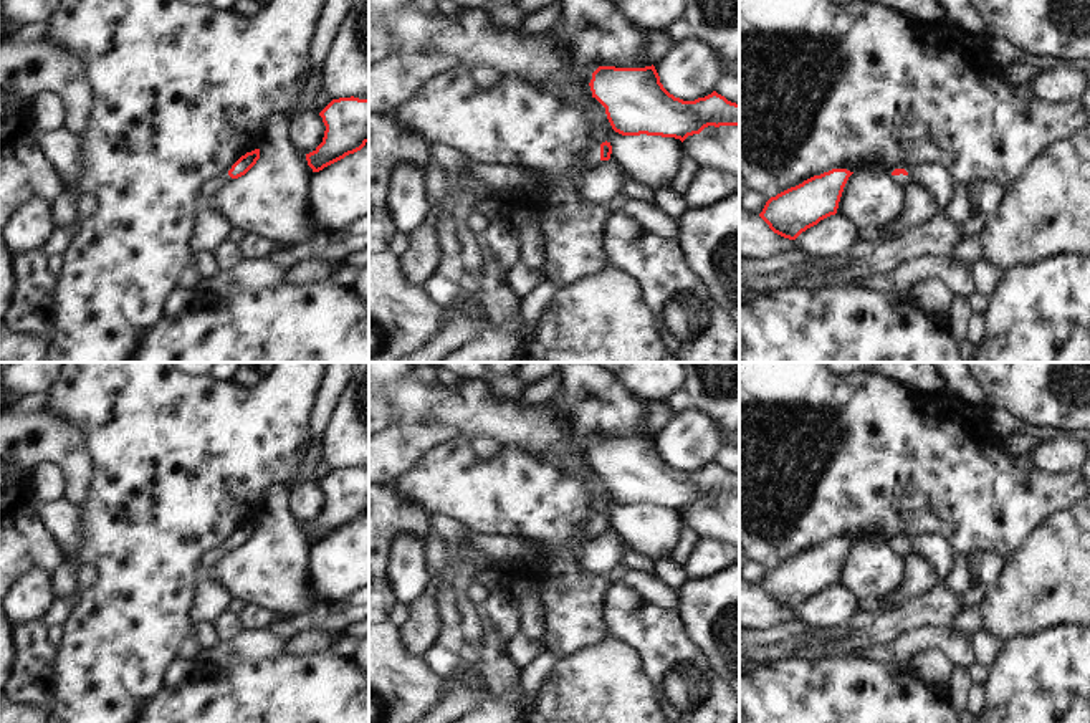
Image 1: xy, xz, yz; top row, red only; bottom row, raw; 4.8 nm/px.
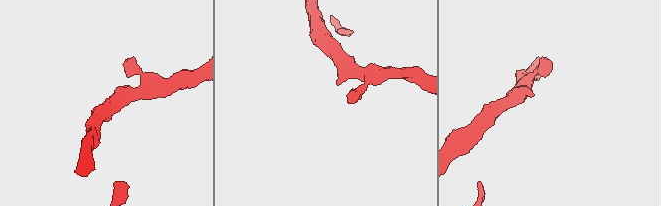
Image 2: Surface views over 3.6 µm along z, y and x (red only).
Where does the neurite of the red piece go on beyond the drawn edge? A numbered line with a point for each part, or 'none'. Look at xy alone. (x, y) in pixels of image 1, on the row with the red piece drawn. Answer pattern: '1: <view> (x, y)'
1: xy (210, 189)

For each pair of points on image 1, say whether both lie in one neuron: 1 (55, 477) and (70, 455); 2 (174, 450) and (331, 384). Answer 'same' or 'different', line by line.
1: different
2: different

